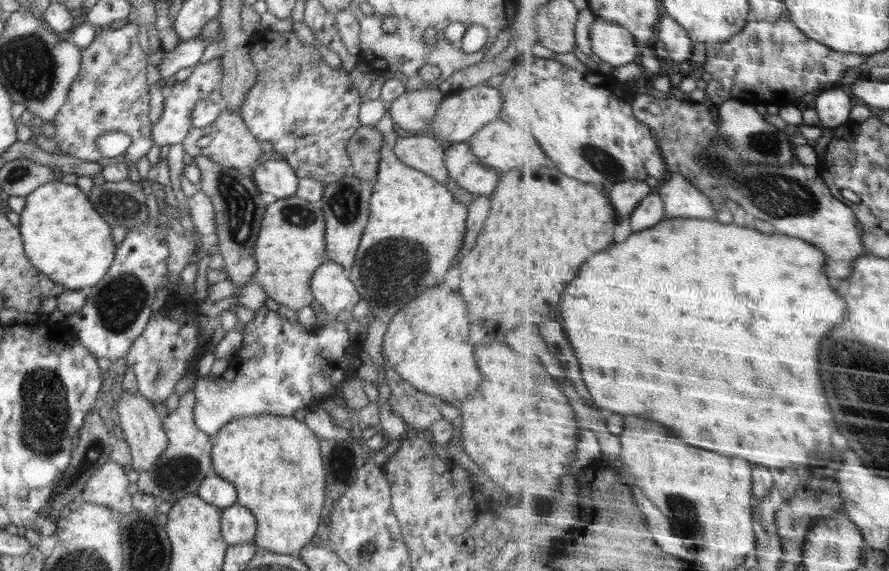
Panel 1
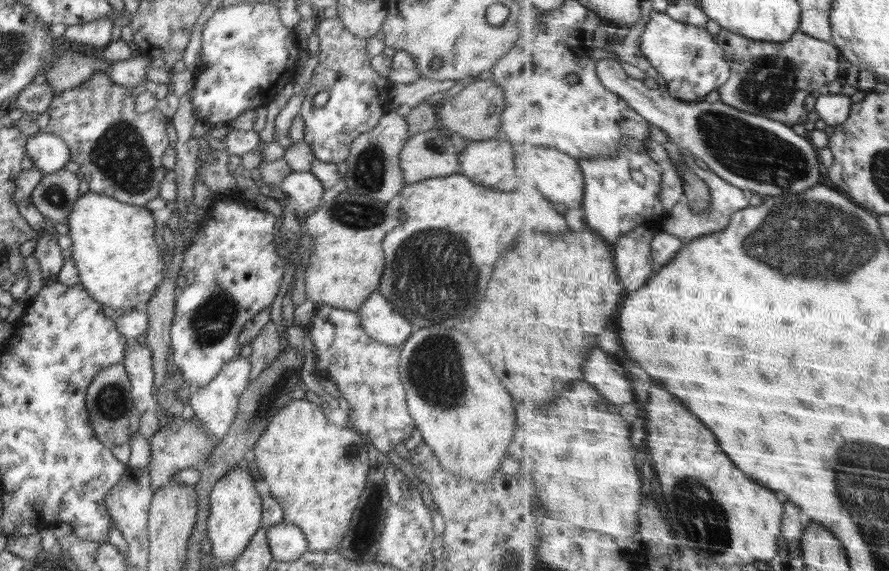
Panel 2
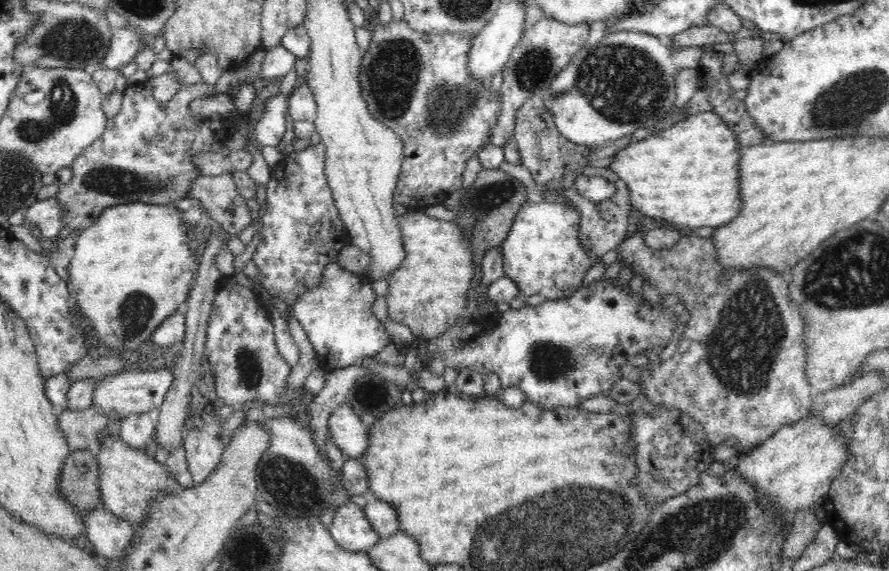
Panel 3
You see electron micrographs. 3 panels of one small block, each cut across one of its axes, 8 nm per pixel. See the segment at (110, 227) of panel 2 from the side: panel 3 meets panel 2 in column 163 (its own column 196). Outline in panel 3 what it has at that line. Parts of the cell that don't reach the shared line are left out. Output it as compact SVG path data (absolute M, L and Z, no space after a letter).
M134 202L133 204L119 205L109 207L104 210L100 216L100 219L92 226L82 229L78 236L75 236L75 245L70 251L70 264L68 266L68 274L71 283L76 290L76 302L82 312L82 316L86 316L86 332L89 338L98 336L98 338L108 346L108 348L114 348L114 350L136 350L138 346L143 346L148 339L154 334L154 330L160 326L163 320L166 320L168 316L183 310L188 300L188 292L190 292L190 282L195 282L196 274L198 272L198 264L200 260L196 259L196 255L188 247L188 237L190 228L186 227L182 217L182 210L178 210L174 205L150 205L142 202Z

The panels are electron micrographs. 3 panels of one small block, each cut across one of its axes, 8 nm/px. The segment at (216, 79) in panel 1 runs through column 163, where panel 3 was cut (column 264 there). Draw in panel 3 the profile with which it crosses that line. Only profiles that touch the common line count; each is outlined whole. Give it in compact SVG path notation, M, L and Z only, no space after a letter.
M281 92L276 97L270 97L271 99L266 103L264 114L256 123L255 133L261 145L276 148L286 134L286 112L289 97Z

